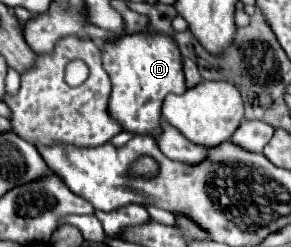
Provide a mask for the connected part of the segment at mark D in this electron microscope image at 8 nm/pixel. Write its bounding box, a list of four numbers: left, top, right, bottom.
[103,34,187,140]

